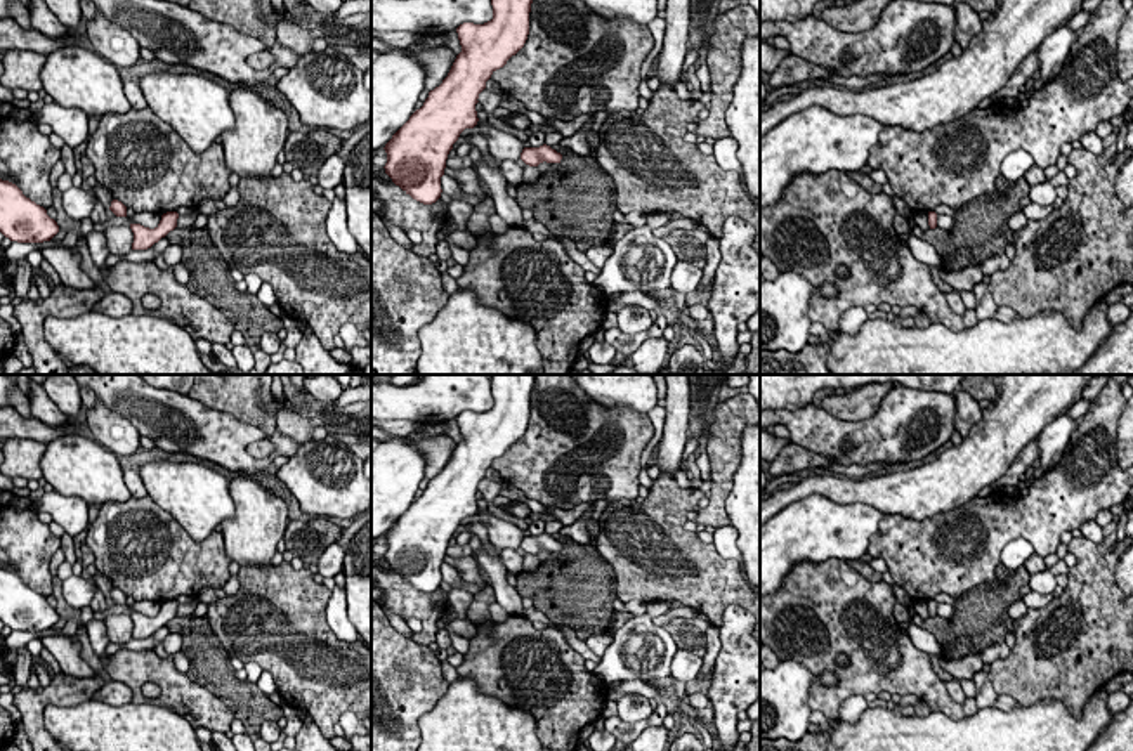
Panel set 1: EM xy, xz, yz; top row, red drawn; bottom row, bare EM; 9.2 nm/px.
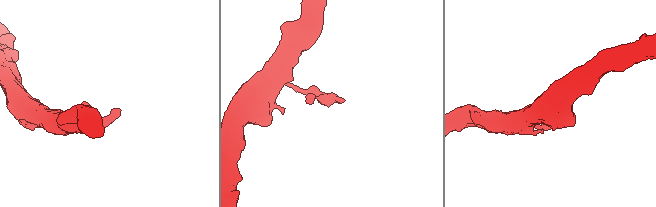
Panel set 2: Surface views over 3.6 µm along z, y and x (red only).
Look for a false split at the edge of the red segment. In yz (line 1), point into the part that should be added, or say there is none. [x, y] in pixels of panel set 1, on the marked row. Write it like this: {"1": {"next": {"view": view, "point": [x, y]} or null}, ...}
{"1": {"next": null}}

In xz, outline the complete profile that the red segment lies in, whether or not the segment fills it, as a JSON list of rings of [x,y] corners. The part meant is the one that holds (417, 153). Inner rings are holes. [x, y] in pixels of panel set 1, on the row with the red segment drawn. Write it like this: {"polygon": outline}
{"polygon": [[[491,0],[491,21],[460,24],[462,52],[448,76],[385,144],[385,173],[413,199],[432,205],[441,198],[448,154],[460,134],[479,121],[479,94],[527,40],[531,3]]]}

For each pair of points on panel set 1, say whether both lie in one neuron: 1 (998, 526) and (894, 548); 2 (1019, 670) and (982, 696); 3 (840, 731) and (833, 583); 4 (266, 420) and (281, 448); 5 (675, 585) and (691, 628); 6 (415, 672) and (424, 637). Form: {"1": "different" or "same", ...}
{"1": "same", "2": "different", "3": "different", "4": "different", "5": "different", "6": "different"}

